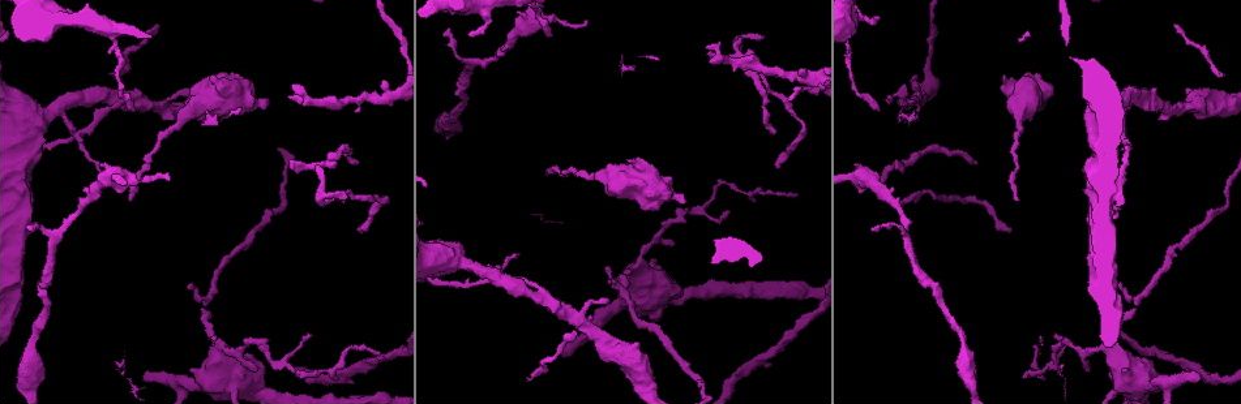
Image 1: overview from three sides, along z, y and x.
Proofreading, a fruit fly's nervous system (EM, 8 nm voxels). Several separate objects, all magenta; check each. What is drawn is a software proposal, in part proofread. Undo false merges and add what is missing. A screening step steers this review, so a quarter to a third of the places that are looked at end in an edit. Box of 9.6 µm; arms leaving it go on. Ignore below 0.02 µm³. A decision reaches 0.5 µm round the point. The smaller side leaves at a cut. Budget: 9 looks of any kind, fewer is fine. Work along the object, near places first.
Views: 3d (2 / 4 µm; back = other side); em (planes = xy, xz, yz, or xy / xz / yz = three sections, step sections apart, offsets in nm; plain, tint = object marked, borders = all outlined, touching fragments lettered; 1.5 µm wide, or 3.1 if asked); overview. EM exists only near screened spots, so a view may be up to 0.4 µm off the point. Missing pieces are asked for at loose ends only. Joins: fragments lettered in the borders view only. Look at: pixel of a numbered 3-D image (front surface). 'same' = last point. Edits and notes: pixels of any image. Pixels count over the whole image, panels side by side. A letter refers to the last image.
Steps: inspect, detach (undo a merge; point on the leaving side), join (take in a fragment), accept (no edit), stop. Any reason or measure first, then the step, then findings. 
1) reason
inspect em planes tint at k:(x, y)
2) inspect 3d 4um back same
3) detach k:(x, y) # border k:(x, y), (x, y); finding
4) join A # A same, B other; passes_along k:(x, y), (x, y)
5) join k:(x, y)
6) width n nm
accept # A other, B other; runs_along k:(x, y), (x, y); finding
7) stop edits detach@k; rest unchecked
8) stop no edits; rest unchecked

branch stops here
inspect em planes borders at 1:(683, 202)

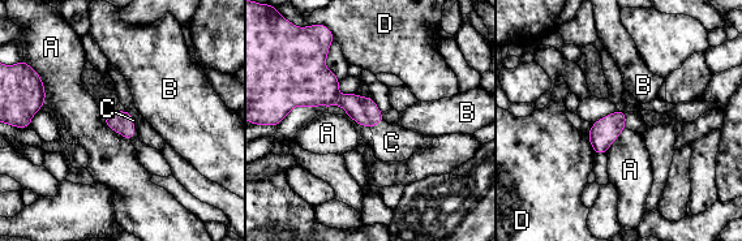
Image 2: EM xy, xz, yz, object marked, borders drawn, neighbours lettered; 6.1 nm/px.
join C # A other, B other, C same, D other; the cell continues

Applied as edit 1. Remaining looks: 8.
inspect overview

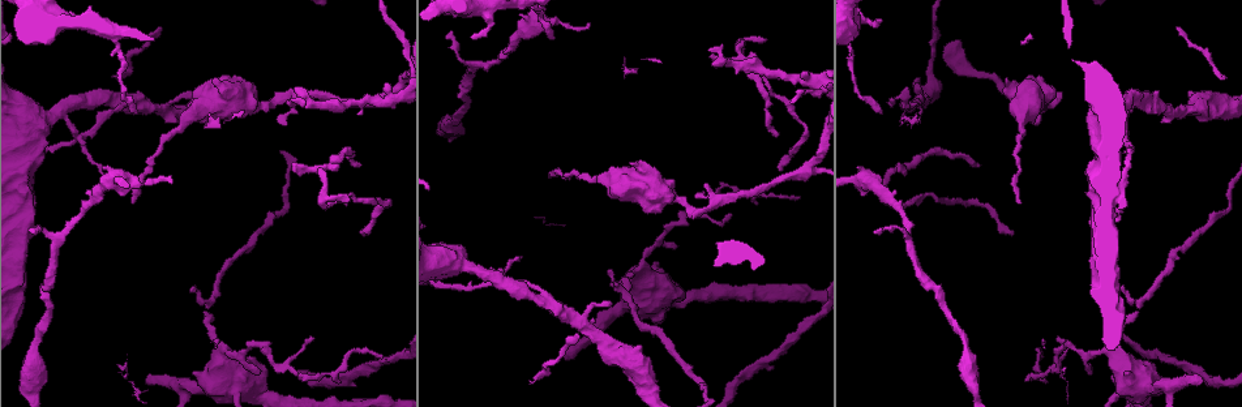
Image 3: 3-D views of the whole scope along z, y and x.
tapers out
inspect em xz step 8 borders at 3:(610, 303)

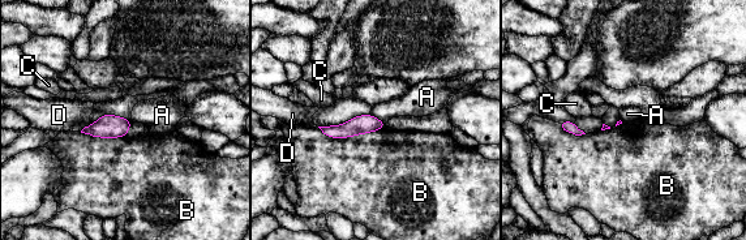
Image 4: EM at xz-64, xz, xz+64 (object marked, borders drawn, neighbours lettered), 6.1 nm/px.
accept # A other, B other, C other, D other; border 4:(371, 112), (385, 123); no lettered fragment goes on from it

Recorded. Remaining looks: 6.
free end
inspect em xz step 4 borders at 3:(611, 269)

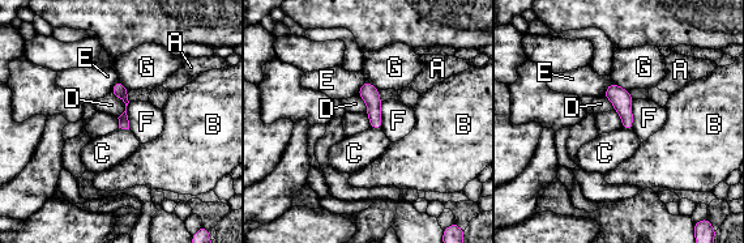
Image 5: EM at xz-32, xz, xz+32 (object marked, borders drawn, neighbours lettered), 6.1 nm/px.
another direction
inspect em planes borders same

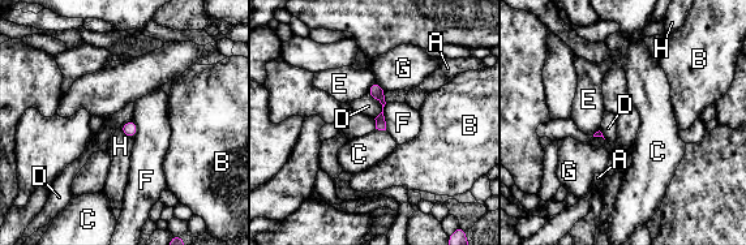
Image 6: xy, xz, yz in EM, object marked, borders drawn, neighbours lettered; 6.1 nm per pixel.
accept # A other, B other, C other, D other, E other, F other, G other, H other; no lettered fragment goes on from it

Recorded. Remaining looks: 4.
an open end
inspect 3d 2um at 3:(1200, 384)

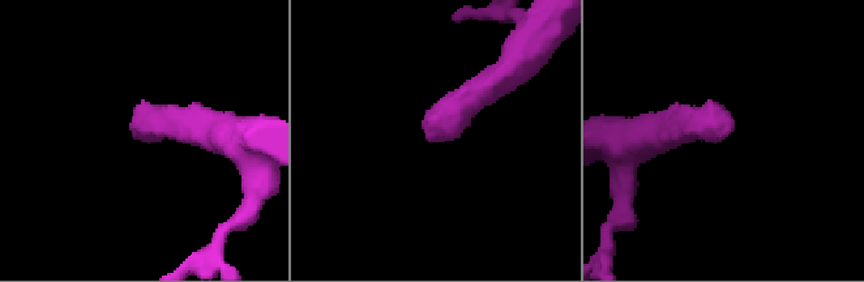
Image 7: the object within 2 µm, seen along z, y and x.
shape alone is not enough
inspect em yz step 8 borders at 7:(718, 141)

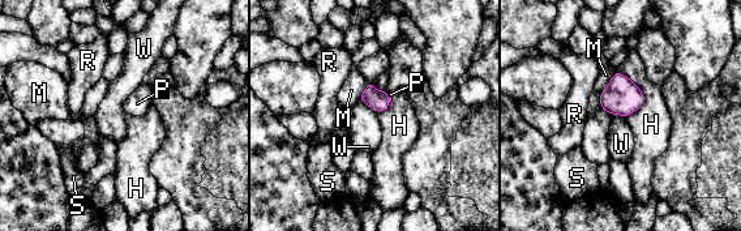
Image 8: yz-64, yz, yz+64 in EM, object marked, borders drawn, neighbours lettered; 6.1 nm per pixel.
another direction
inspect em xy step 8 borders same

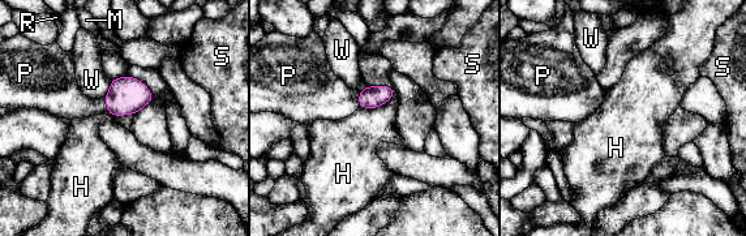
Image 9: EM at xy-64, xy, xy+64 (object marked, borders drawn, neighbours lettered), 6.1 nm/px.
join P # H other, M other, P same, R other, S other, W other; it goes on there

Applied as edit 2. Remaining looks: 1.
stop edits join@2, join@9; rest unchecked

